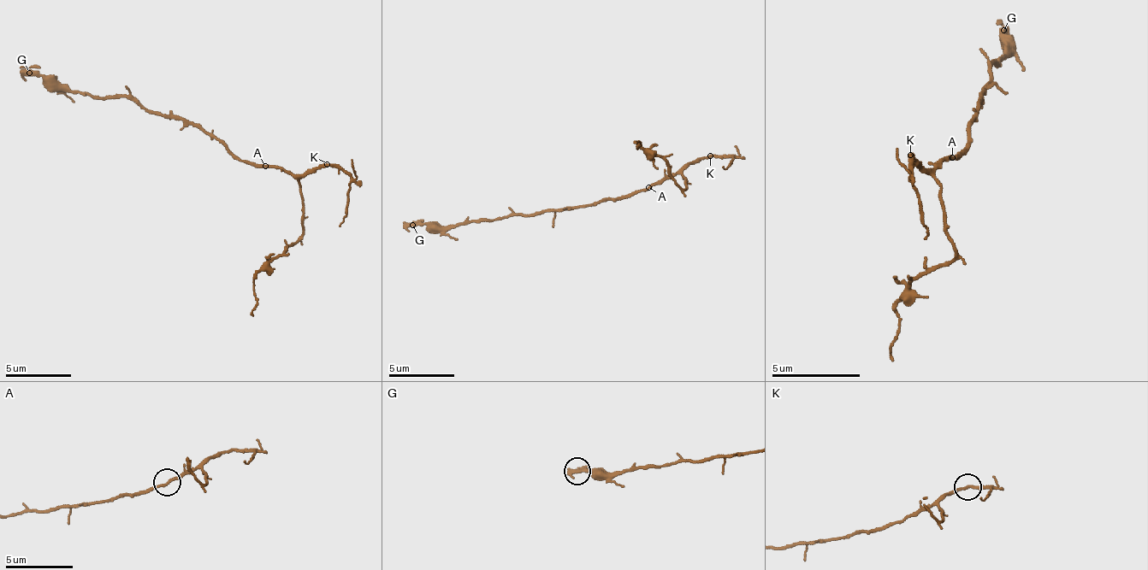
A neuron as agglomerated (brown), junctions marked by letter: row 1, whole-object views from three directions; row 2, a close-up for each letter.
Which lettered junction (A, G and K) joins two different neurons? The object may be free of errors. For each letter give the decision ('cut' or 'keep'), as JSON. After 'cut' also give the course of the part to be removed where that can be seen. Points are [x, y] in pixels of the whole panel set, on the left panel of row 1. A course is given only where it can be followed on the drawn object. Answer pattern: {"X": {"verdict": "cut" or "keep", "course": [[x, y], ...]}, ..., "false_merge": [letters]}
{"A": {"verdict": "keep"}, "G": {"verdict": "keep"}, "K": {"verdict": "keep"}, "false_merge": []}

